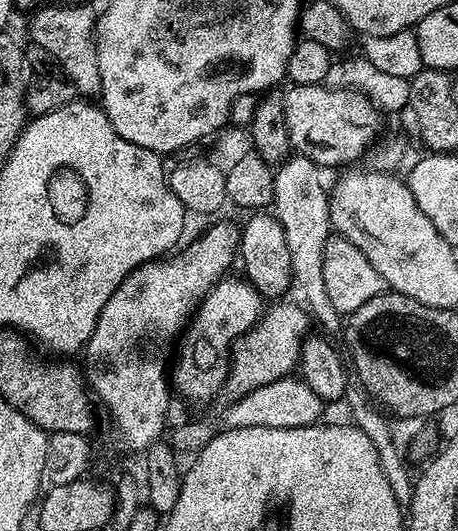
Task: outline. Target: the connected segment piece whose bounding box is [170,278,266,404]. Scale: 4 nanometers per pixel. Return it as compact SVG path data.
M244 278L228 279L217 280L205 294L178 340L180 353L176 356L176 369L171 369L170 380L178 396L180 391L181 398L192 404L204 404L222 392L228 383L233 343L250 331L266 311L265 297L252 283Z

